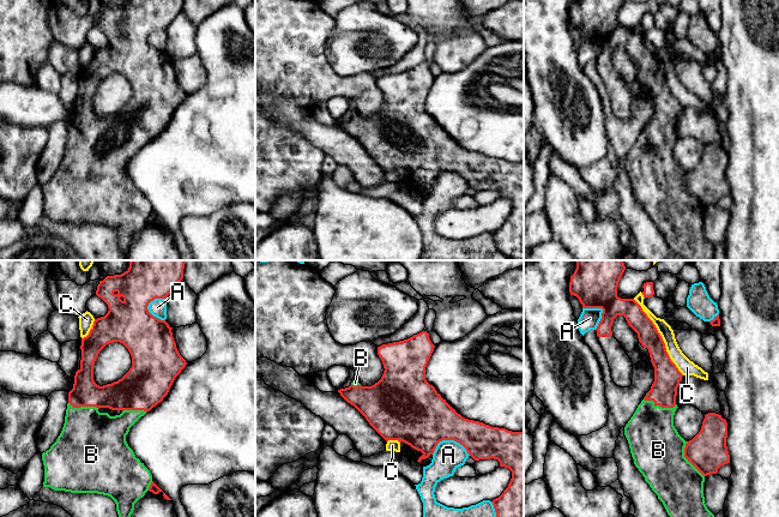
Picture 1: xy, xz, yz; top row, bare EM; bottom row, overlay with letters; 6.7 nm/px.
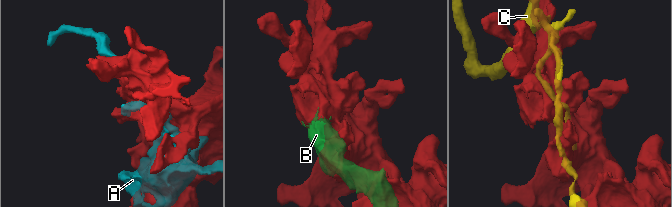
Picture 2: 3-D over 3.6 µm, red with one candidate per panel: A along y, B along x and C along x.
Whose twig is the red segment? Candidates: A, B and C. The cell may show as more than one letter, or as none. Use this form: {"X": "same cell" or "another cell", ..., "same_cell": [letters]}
{"A": "another cell", "B": "same cell", "C": "another cell", "same_cell": ["B"]}

